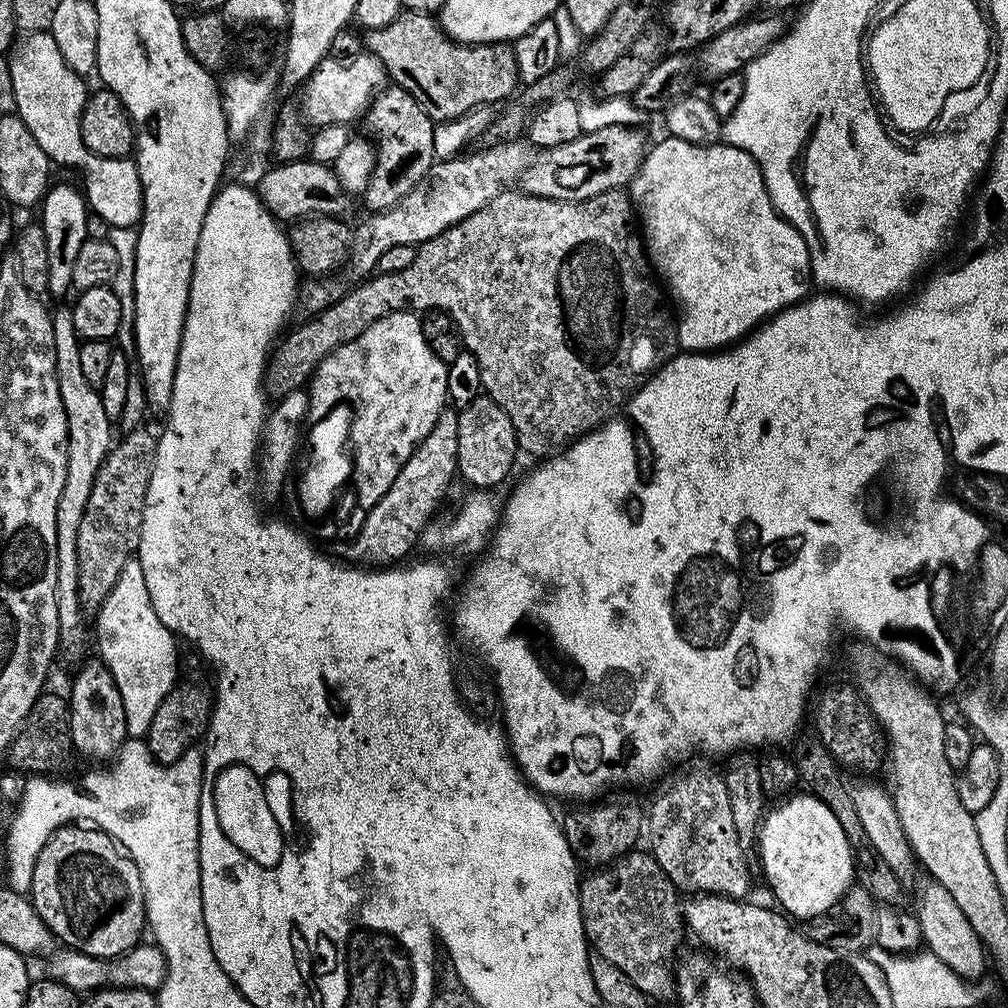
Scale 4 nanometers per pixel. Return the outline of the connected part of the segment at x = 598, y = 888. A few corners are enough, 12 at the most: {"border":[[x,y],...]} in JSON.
{"border":[[651,851],[581,879],[591,951],[671,1001],[682,902]]}

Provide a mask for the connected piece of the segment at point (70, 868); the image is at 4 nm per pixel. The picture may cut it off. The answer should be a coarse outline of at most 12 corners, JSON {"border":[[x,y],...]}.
{"border":[[65,826],[30,899],[61,945],[99,960],[146,932],[138,866],[95,826]]}

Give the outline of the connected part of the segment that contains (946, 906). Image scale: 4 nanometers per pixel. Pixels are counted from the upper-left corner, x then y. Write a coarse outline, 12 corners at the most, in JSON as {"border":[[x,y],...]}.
{"border":[[928,878],[916,921],[923,947],[976,982],[984,944],[950,890]]}

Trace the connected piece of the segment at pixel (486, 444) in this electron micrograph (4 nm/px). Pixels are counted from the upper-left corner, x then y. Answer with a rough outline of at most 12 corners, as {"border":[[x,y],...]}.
{"border":[[481,394],[459,409],[459,475],[492,490],[518,457],[510,414]]}

